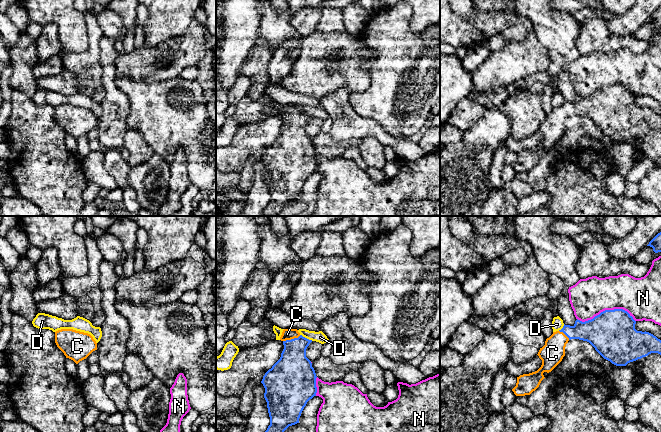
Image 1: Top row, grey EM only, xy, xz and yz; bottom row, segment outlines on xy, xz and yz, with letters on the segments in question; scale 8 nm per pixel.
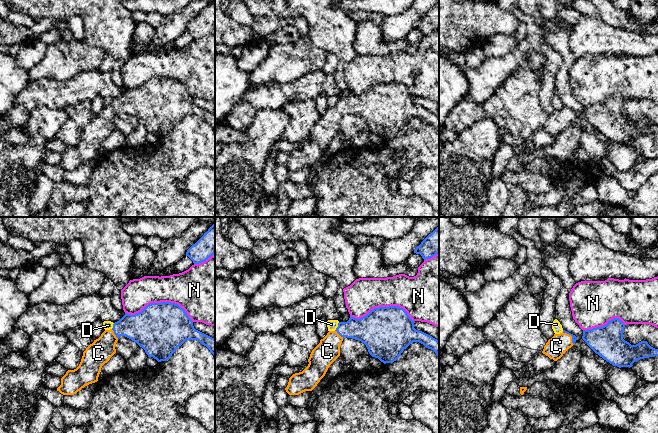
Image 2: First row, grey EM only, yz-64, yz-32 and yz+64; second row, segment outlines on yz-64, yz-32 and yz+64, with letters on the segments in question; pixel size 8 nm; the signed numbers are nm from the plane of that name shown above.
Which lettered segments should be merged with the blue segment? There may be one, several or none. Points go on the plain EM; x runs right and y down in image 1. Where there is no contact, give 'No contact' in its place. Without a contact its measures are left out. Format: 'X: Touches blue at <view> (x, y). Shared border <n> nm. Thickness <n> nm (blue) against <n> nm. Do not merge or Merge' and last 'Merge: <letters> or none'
C: Touches blue at xz (291, 115). Shared border 150 nm. Thickness 300 nm (blue) against 90 nm. Merge
D: Touches blue at xz (306, 114). Shared border 120 nm. Thickness 260 nm (blue) against 90 nm. Do not merge
N: Touches blue at yz (607, 86). Shared border 480 nm. Thickness 380 nm (blue) against 300 nm. Do not merge
Merge: C

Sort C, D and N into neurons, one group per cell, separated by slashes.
C / D / N

